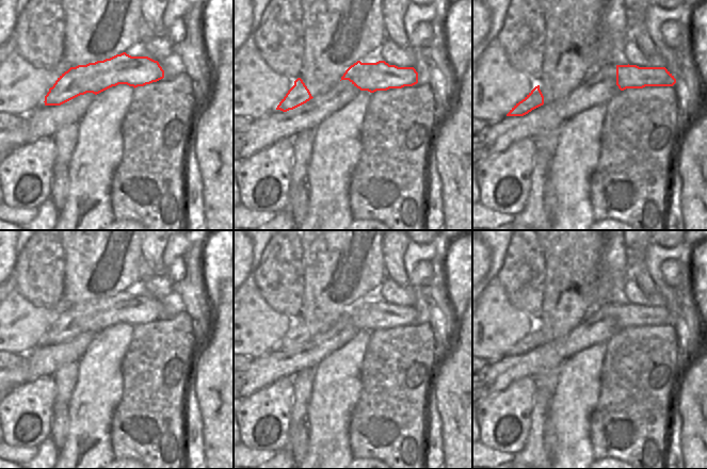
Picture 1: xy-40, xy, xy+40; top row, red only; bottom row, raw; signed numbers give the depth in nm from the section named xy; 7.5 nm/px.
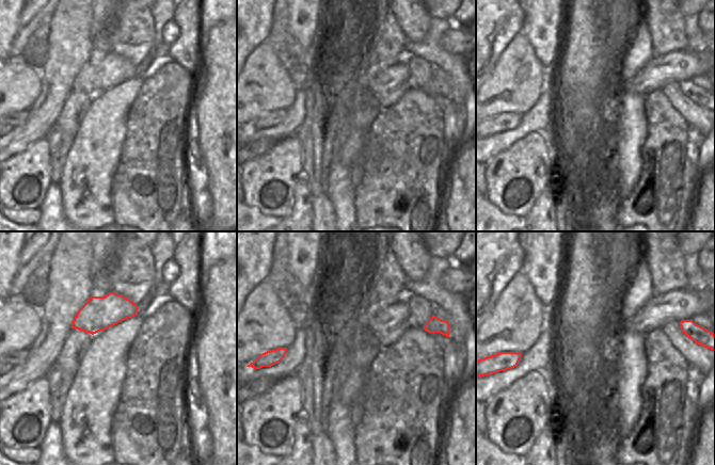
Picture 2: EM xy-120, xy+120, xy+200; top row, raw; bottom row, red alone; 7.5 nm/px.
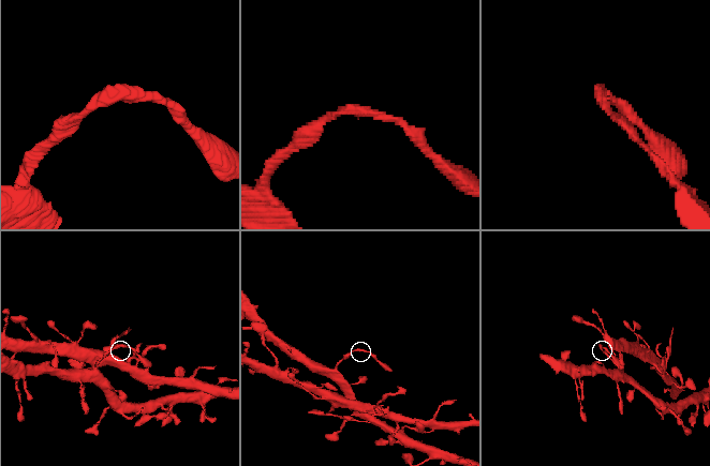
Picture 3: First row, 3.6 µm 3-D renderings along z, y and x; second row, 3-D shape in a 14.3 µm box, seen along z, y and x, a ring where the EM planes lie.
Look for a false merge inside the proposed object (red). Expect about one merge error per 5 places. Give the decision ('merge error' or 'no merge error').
no merge error

